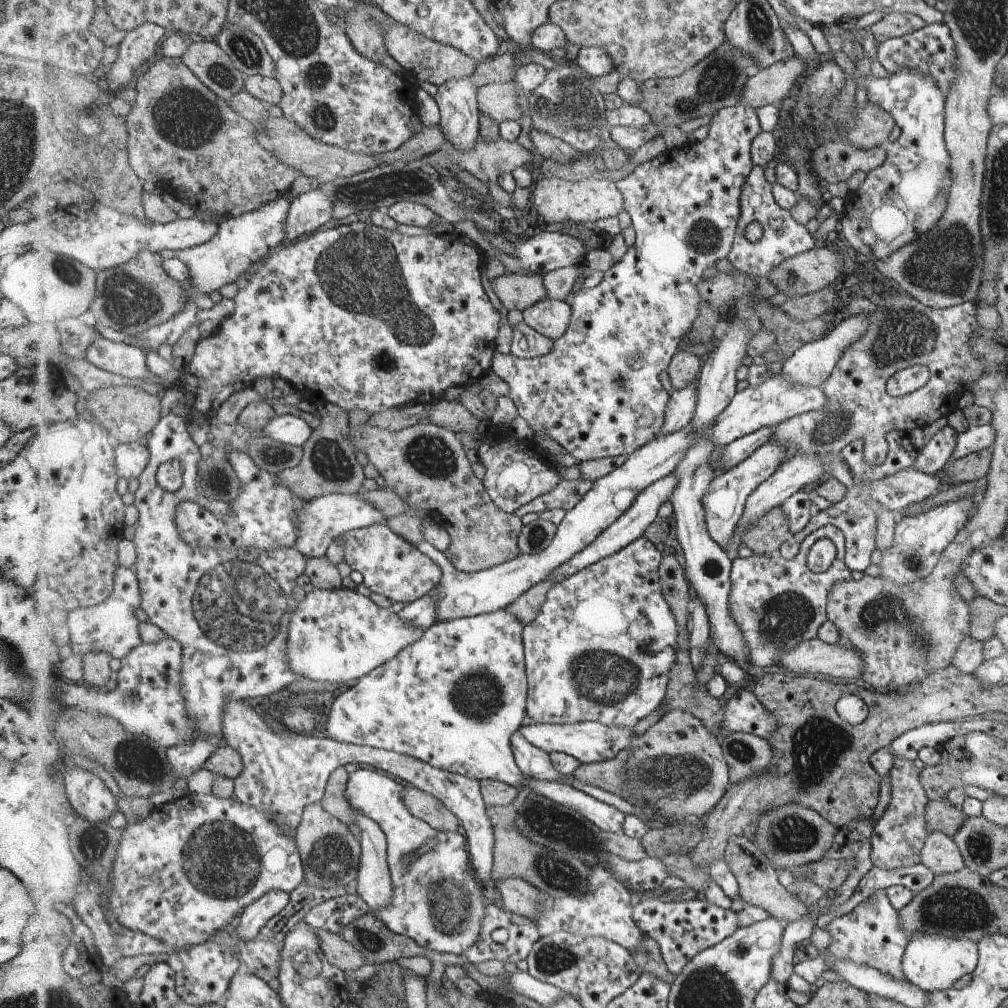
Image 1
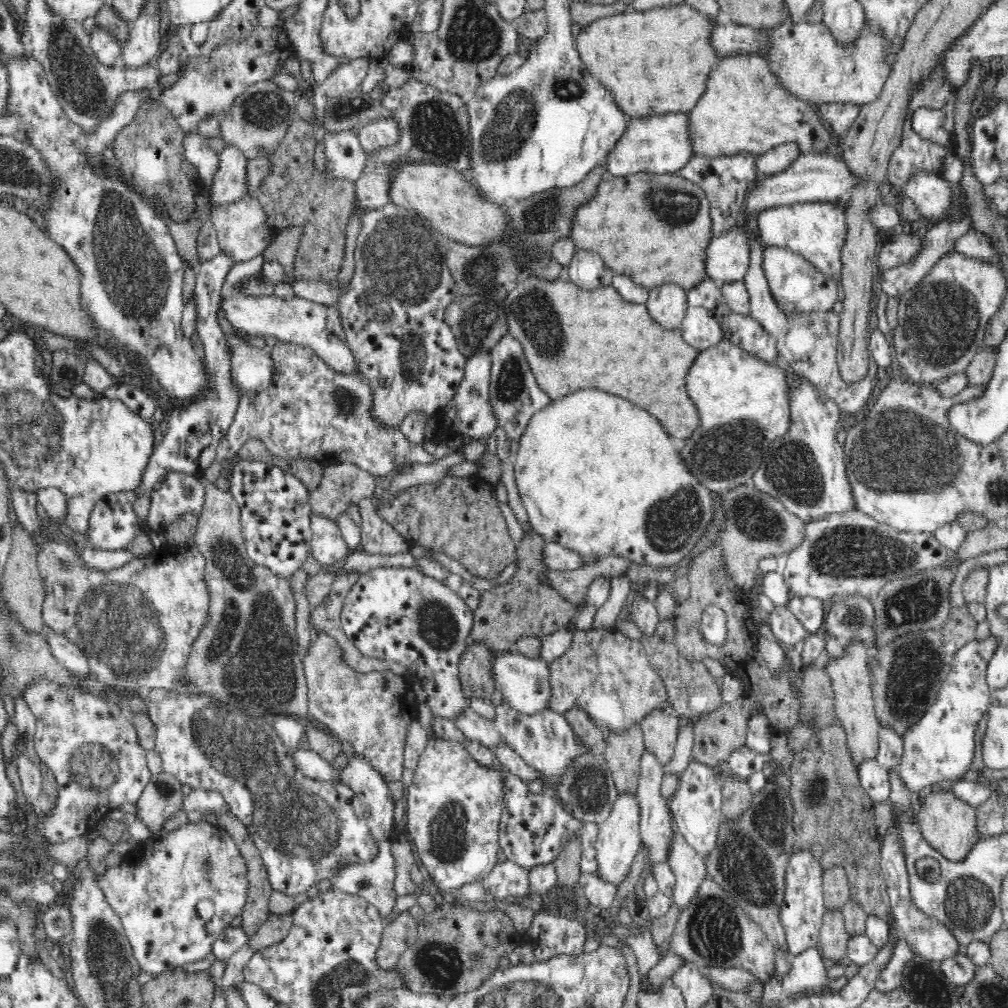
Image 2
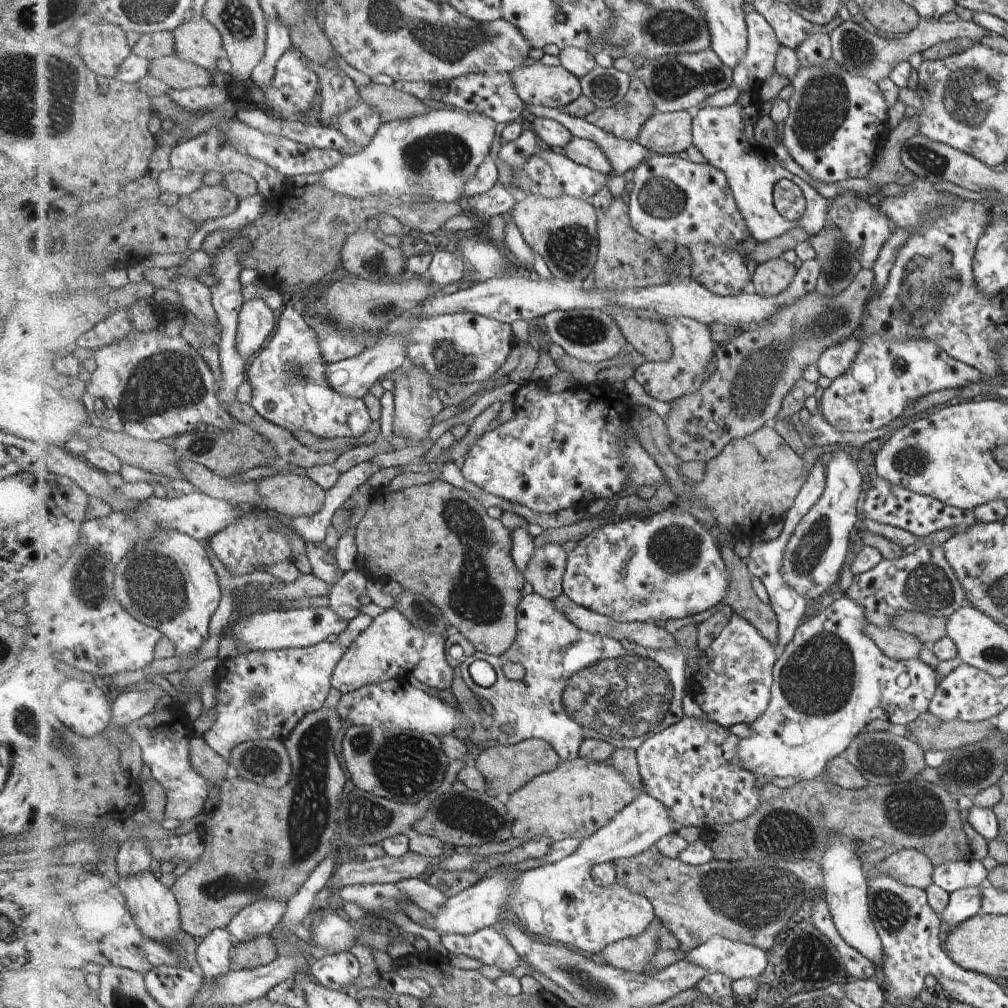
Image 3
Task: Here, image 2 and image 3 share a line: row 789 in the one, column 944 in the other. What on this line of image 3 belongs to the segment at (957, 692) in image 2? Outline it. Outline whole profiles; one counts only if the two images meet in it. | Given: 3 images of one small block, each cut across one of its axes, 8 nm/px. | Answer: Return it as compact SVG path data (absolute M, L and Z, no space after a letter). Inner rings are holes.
M980 887L958 889L948 894L948 902L939 915L941 928L953 930L961 922L979 914Z

